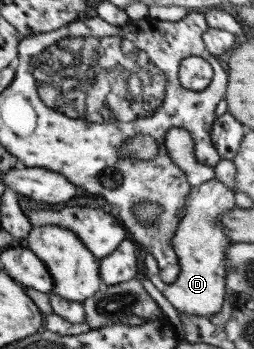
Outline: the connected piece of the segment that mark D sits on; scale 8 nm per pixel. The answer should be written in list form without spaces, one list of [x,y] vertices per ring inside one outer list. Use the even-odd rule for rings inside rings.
[[[212,178],[198,186],[191,186],[183,206],[186,206],[186,213],[180,218],[170,243],[179,268],[174,282],[166,284],[160,280],[155,258],[150,251],[143,254],[144,270],[147,270],[148,280],[177,312],[188,316],[212,316],[223,304],[226,276],[224,260],[226,248],[231,244],[219,220],[224,212],[235,206],[234,192]]]

